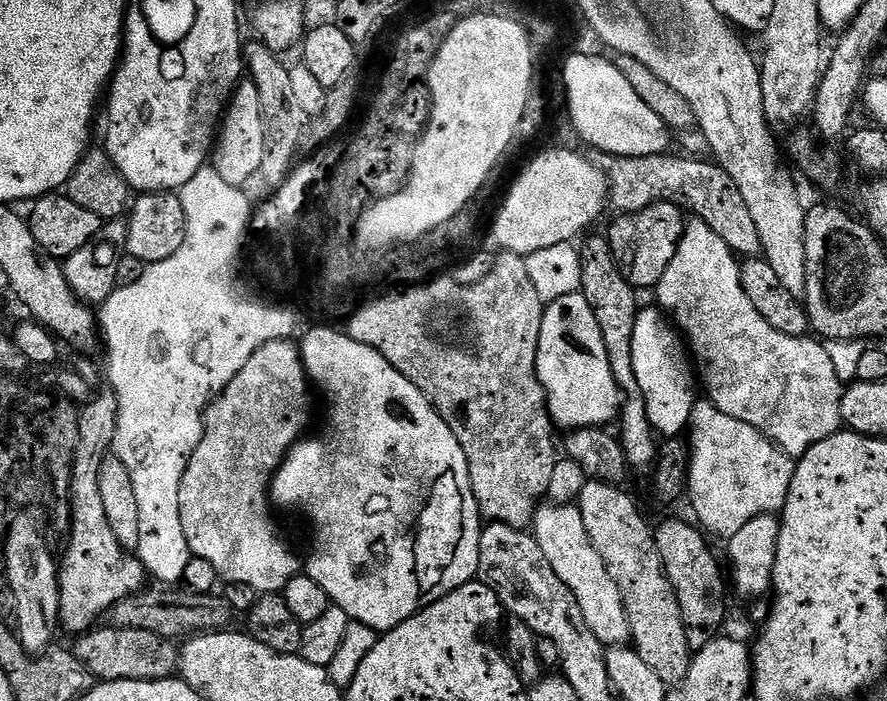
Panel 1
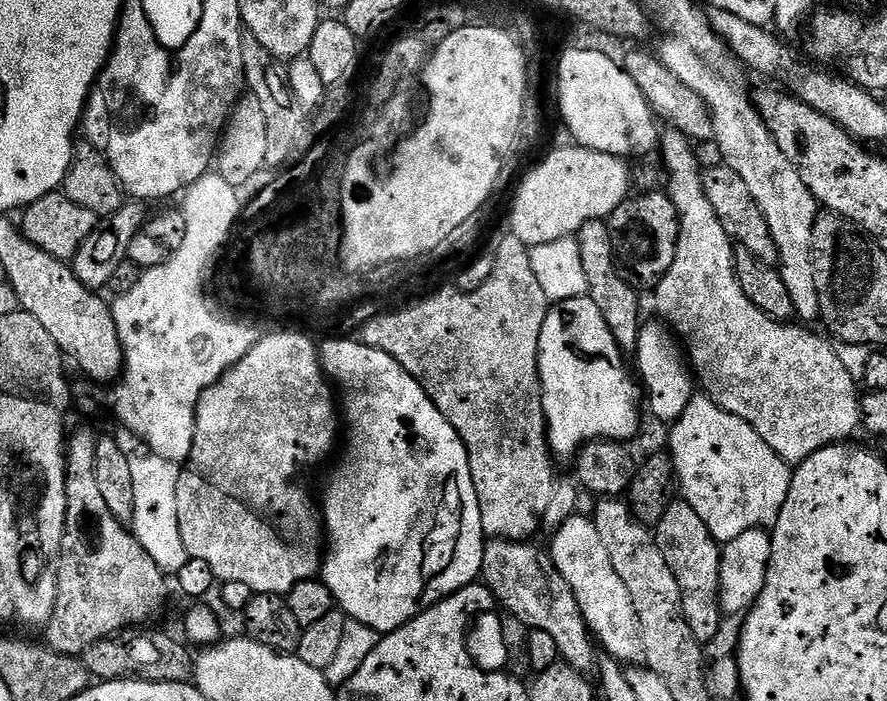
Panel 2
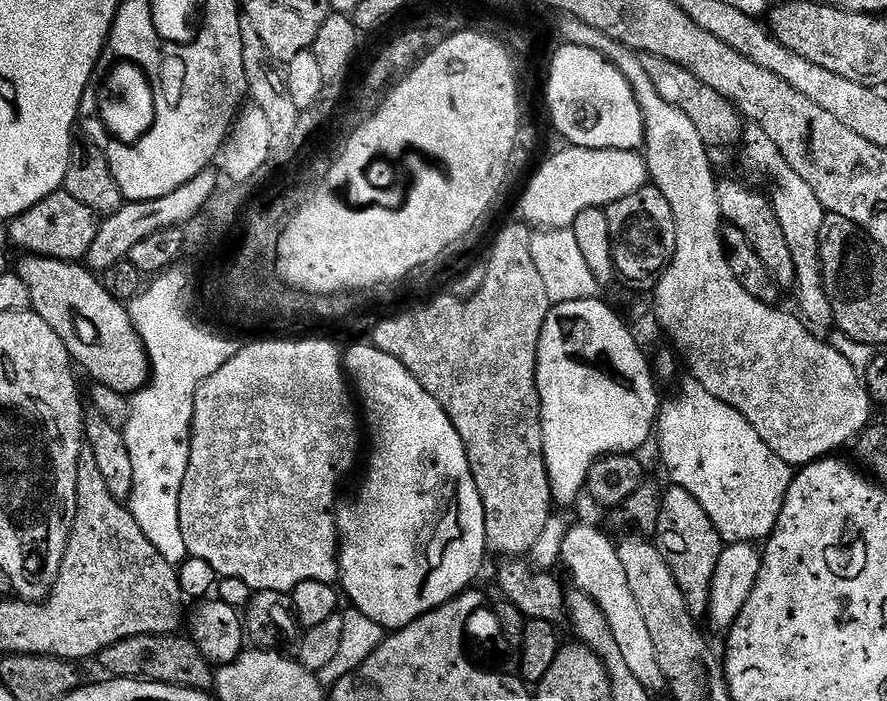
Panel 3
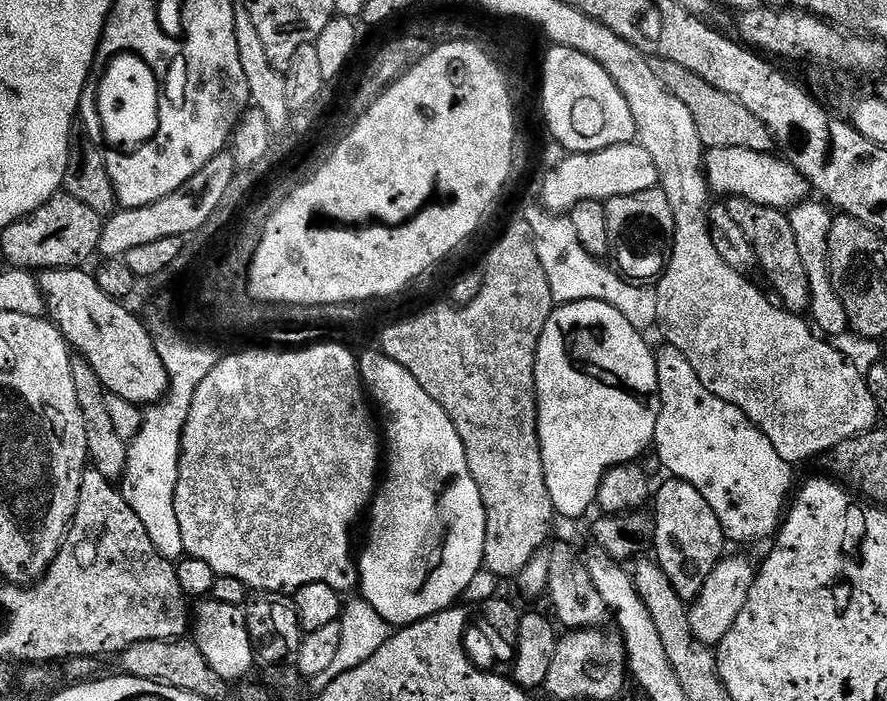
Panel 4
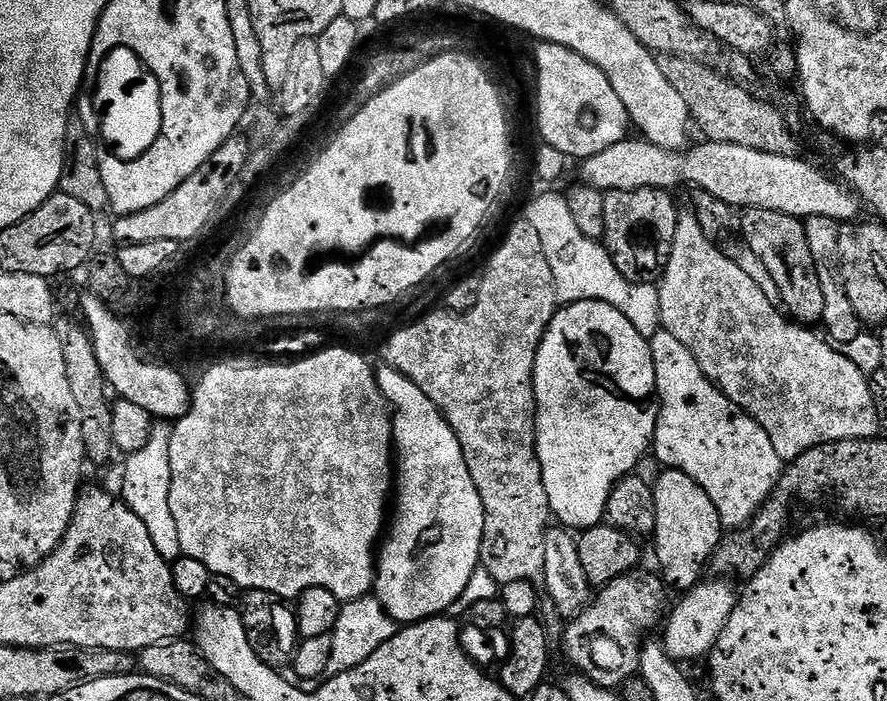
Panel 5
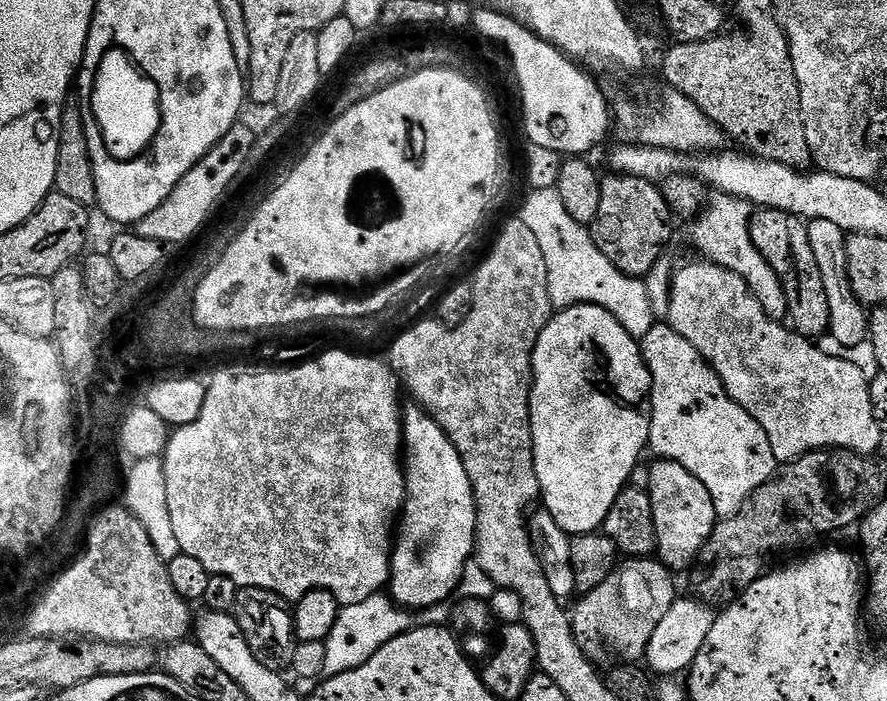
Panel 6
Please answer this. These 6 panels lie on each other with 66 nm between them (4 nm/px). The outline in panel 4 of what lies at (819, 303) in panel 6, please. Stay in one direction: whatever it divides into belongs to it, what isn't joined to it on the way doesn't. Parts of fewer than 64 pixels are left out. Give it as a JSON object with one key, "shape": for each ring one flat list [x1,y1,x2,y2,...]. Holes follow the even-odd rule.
{"shape":[[737,196,727,201,728,209,734,222,746,230,746,238,750,238,750,246,754,246,756,263,759,271,764,271,766,279,772,283,774,291,780,295,779,303,788,312,804,314,812,303,810,280,806,274,806,266,802,266,802,256,798,254,798,242,794,228,788,221,789,213,778,208,767,208]]}

